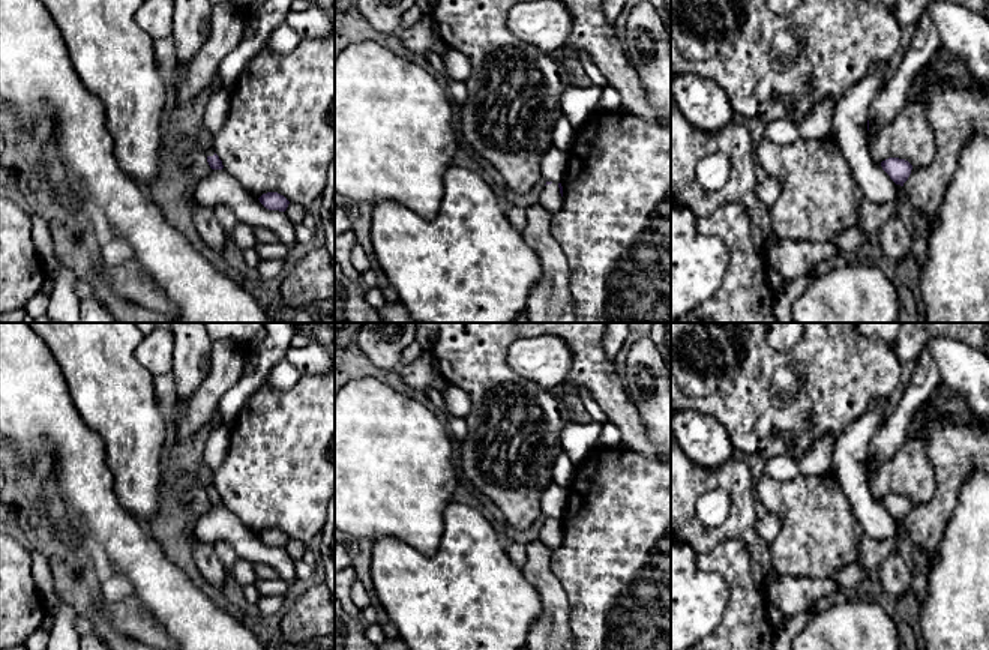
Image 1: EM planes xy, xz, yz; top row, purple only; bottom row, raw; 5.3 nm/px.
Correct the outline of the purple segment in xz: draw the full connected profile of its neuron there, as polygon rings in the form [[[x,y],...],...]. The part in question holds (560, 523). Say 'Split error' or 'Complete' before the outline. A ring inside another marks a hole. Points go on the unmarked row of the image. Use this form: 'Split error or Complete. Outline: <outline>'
Split error. Outline: [[[546,518],[542,531],[540,540],[551,549],[557,549],[563,542],[563,522],[561,519]]]

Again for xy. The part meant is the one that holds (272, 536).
Complete. Outline: [[[278,528],[263,530],[258,536],[269,546],[285,548],[290,540],[290,537]]]

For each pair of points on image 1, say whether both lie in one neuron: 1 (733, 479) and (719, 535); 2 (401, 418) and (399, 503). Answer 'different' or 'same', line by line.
1: same
2: same

